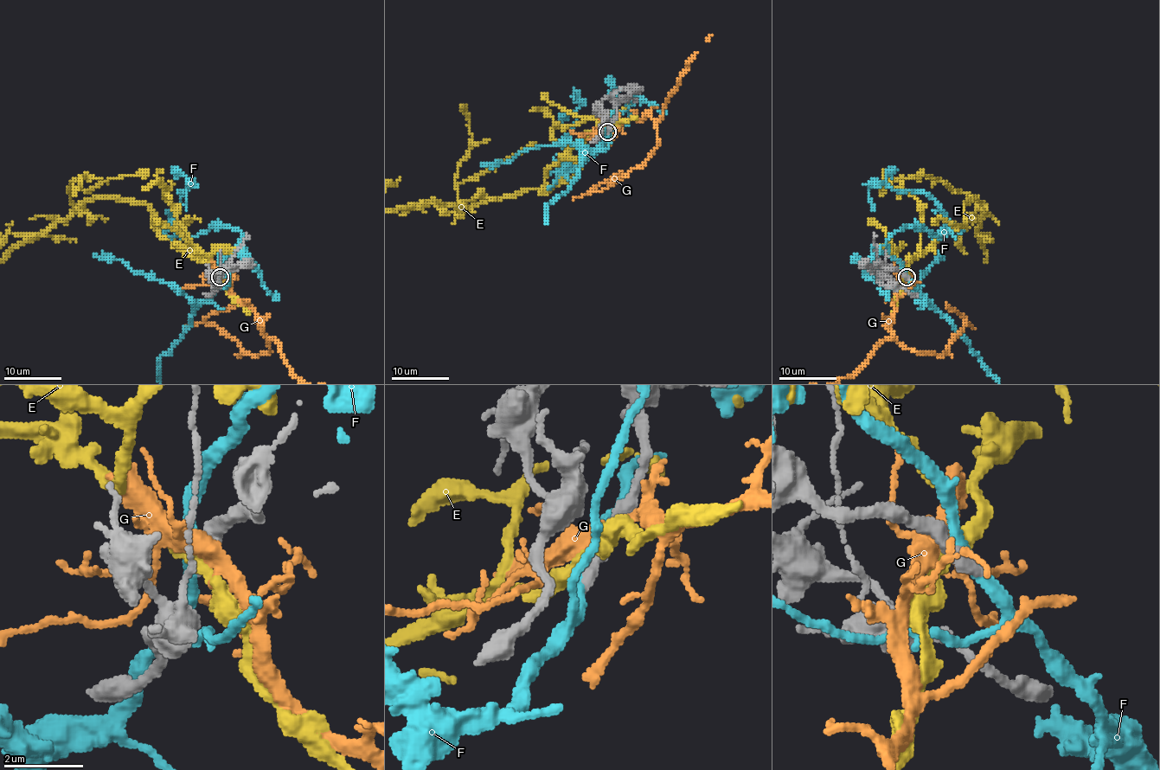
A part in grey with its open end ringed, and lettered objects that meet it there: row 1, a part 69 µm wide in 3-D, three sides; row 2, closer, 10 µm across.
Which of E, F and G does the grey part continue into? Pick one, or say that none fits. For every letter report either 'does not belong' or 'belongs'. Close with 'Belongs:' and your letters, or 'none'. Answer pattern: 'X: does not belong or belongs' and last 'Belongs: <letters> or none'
E: does not belong
F: does not belong
G: does not belong
Belongs: none

